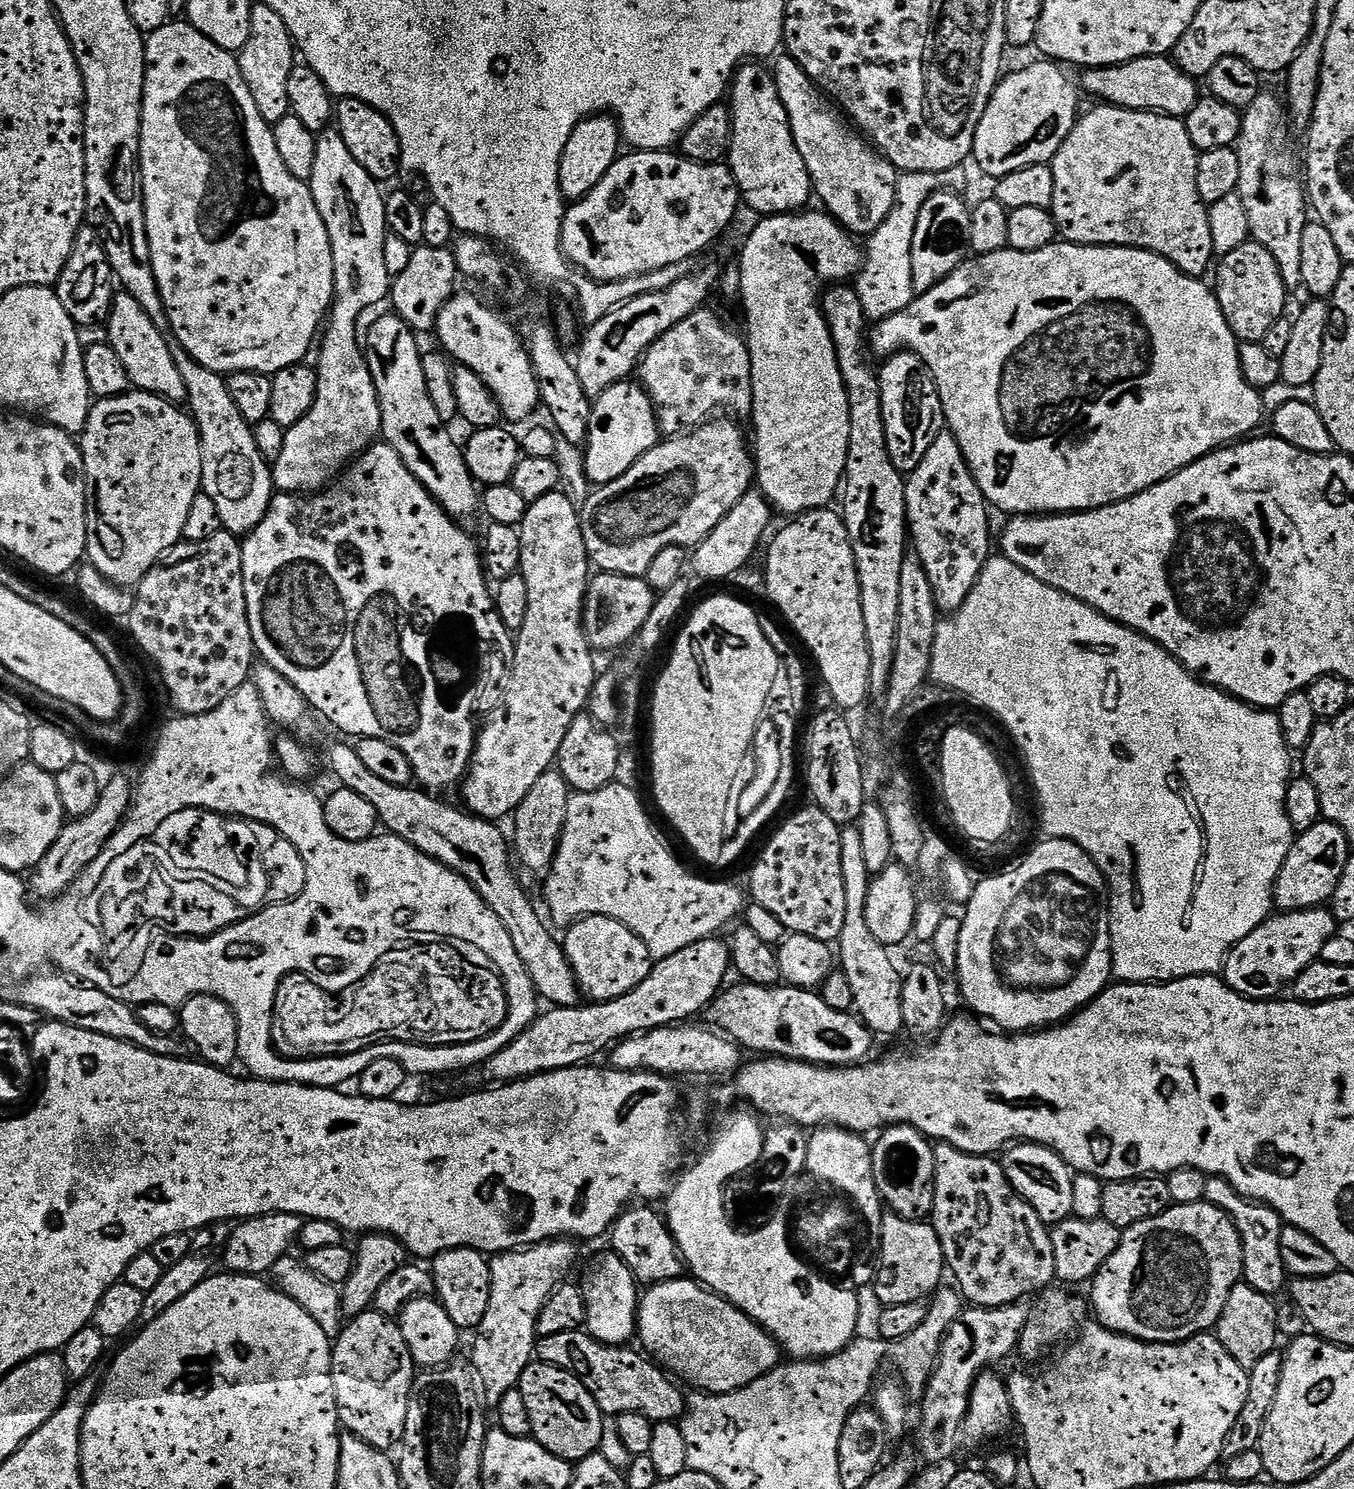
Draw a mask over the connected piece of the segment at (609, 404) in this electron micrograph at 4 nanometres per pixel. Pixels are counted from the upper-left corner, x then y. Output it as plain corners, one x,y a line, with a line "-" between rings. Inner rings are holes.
631,379
610,385
602,395
595,397
592,405
588,439
583,449
586,474
596,486
614,482
614,478
622,478
622,474
626,474
626,470
661,439
656,405
643,387

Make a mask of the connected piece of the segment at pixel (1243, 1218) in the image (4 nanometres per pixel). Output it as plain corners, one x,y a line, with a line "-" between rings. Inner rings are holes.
1208,1176
1204,1200
1221,1208
1238,1230
1244,1263
1243,1283
1271,1297
1275,1297
1276,1292
1282,1291
1283,1288
1285,1291
1290,1273
1282,1260
1282,1230
1286,1225
1280,1215
1266,1203
1246,1199
1229,1180
1224,1180
1221,1176

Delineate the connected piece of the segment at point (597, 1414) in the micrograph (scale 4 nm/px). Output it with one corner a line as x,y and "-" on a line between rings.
533,1362
522,1374
518,1387
522,1398
526,1398
526,1410
530,1410
532,1436
550,1454
579,1462
599,1449
605,1415
577,1376
553,1364

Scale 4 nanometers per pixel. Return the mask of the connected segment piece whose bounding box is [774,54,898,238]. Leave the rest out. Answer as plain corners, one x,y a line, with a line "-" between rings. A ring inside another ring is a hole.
780,54
774,63
778,94
786,106
792,137
795,143
800,140
798,150
810,170
815,195
825,204
821,205
857,237
876,232
896,205
898,169
849,123
845,113
817,88
795,58

